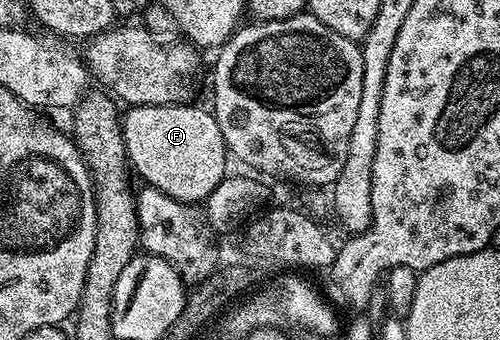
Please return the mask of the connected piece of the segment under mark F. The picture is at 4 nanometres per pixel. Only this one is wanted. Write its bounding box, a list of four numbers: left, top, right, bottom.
[122,103,228,202]

